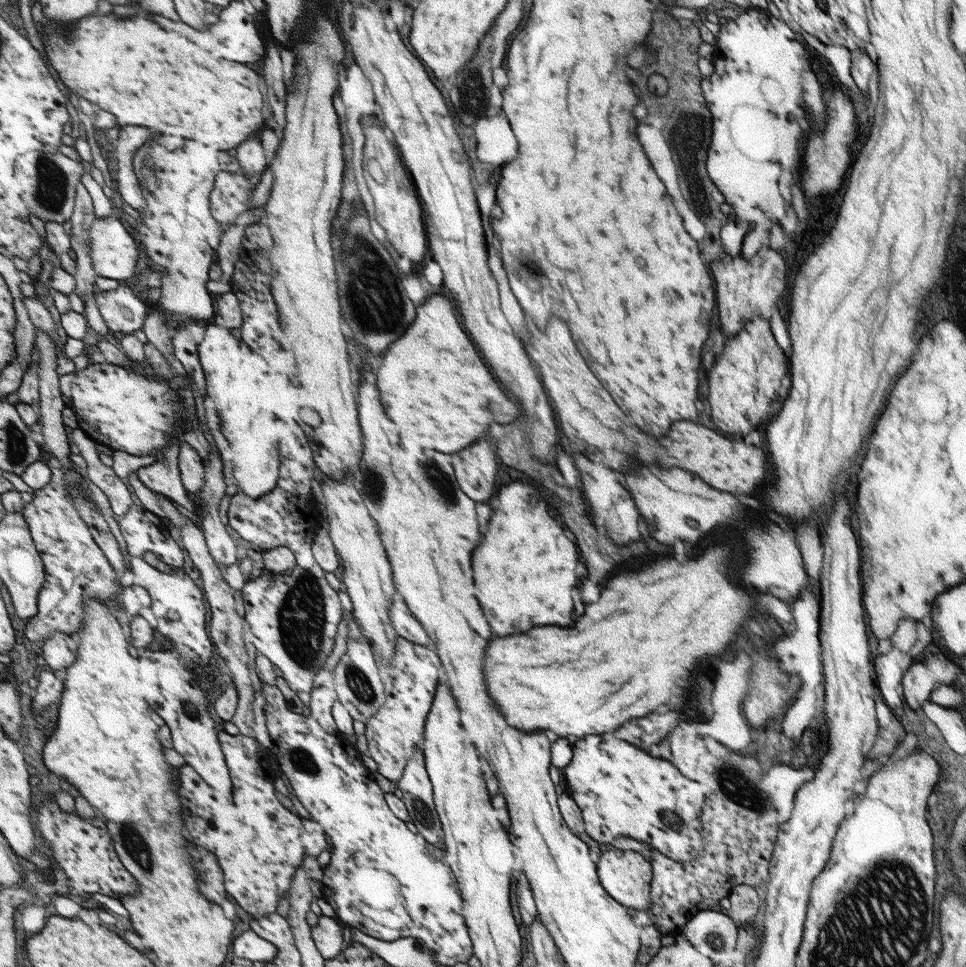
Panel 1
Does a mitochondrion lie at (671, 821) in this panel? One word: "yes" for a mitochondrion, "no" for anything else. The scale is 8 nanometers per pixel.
yes

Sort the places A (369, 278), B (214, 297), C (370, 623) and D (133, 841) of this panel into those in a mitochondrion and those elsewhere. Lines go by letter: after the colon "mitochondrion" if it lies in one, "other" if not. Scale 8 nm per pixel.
A: mitochondrion
B: other
C: other
D: mitochondrion

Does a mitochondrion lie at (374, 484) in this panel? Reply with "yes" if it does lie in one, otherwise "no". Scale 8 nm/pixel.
yes

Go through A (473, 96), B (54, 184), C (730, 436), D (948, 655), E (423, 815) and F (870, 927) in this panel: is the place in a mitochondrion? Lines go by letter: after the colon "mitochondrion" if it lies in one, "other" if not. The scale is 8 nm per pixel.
A: mitochondrion
B: mitochondrion
C: other
D: other
E: mitochondrion
F: mitochondrion

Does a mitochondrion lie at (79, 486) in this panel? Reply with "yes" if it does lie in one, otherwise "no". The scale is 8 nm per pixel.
no

